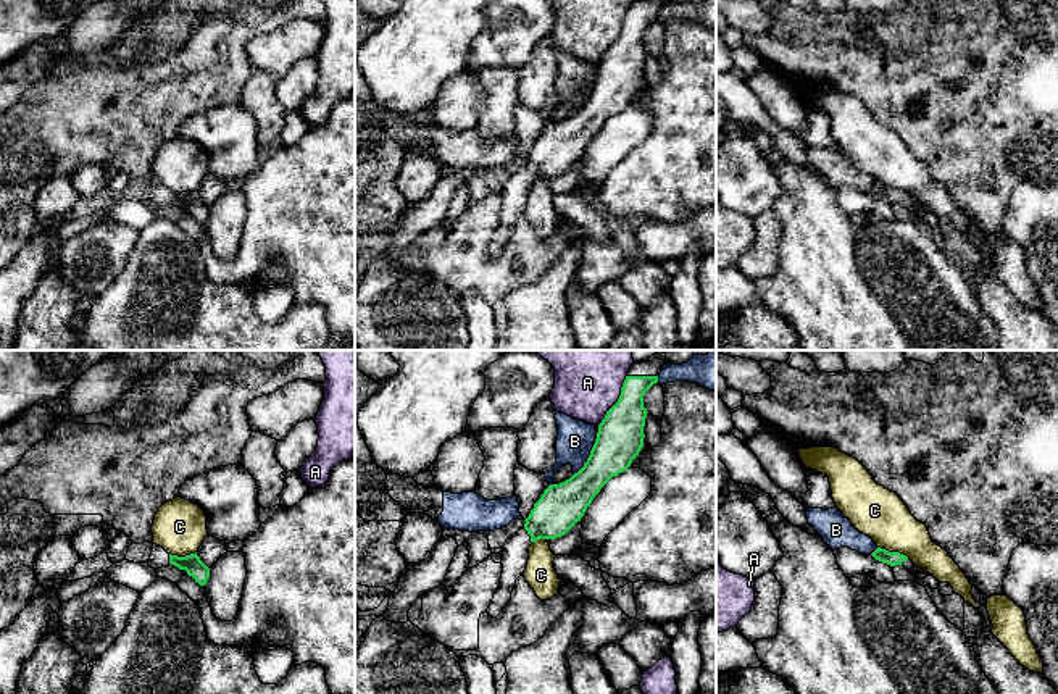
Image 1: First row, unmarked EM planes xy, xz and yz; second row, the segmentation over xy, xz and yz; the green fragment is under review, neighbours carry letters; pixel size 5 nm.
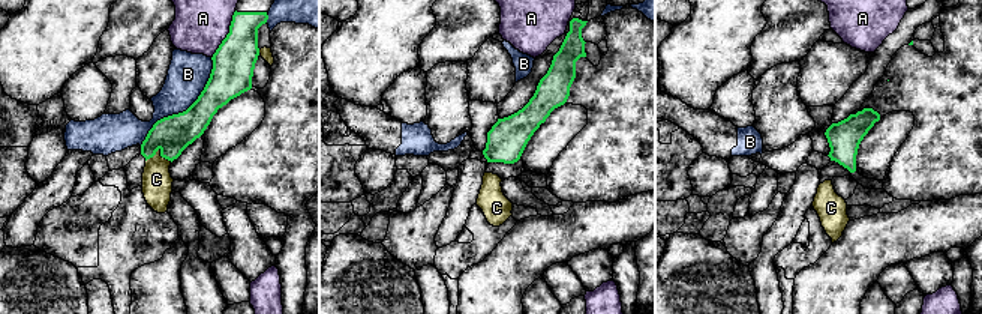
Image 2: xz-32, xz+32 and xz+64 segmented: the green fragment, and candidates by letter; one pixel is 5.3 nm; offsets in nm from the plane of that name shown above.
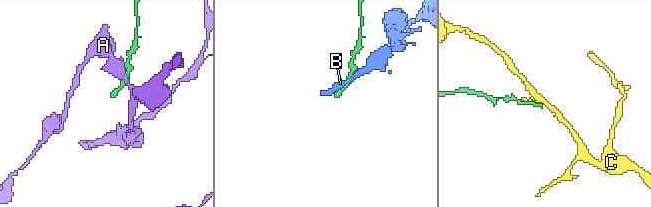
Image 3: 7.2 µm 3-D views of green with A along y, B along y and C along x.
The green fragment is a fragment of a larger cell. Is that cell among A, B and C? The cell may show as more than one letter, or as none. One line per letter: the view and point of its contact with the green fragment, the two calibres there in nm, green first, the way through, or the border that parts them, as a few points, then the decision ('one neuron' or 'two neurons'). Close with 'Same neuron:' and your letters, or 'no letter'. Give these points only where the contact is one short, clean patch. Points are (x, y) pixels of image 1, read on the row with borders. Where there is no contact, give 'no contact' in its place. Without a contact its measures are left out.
A: xz (618, 401) | 240/380 nm | two neurons
B: xz (591, 454) | 240/190 nm | two neurons
C: yz (894, 552) | 70/260 nm | two neurons
Same neuron: no letter

